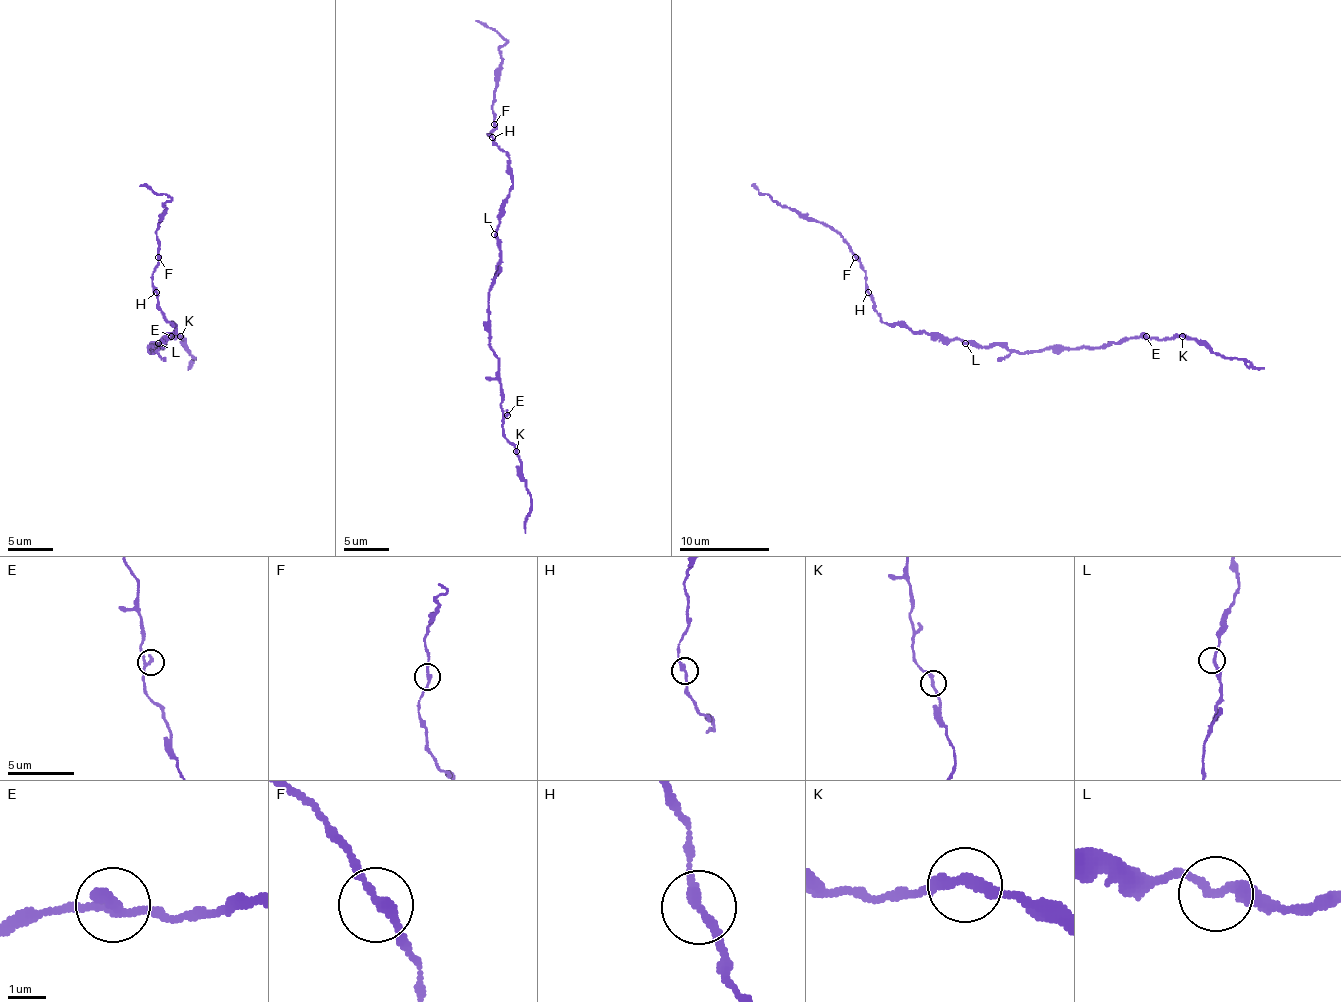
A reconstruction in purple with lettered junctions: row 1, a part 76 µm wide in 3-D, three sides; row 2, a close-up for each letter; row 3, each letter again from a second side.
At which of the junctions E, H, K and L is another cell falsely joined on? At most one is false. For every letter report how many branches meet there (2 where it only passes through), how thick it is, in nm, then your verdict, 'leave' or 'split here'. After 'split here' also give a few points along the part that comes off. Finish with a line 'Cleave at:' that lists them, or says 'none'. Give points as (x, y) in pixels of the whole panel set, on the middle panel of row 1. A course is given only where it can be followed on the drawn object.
E: 2 branches meet; 240 nm thick; leave
H: 2 branches meet; 240 nm thick; leave
K: 2 branches meet; 260 nm thick; leave
L: 2 branches meet; 280 nm thick; leave
Cleave at: none

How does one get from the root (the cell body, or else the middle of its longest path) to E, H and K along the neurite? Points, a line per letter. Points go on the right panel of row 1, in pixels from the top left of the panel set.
E: (965, 343), (1006, 345), (1017, 352), (1033, 352), (1049, 348), (1105, 348), (1112, 343), (1146, 336)
H: (965, 343), (958, 339), (918, 334), (907, 327), (886, 325), (880, 318), (868, 291)
K: (965, 343), (1006, 345), (1017, 352), (1033, 352), (1049, 348), (1105, 348), (1130, 339), (1182, 336)

